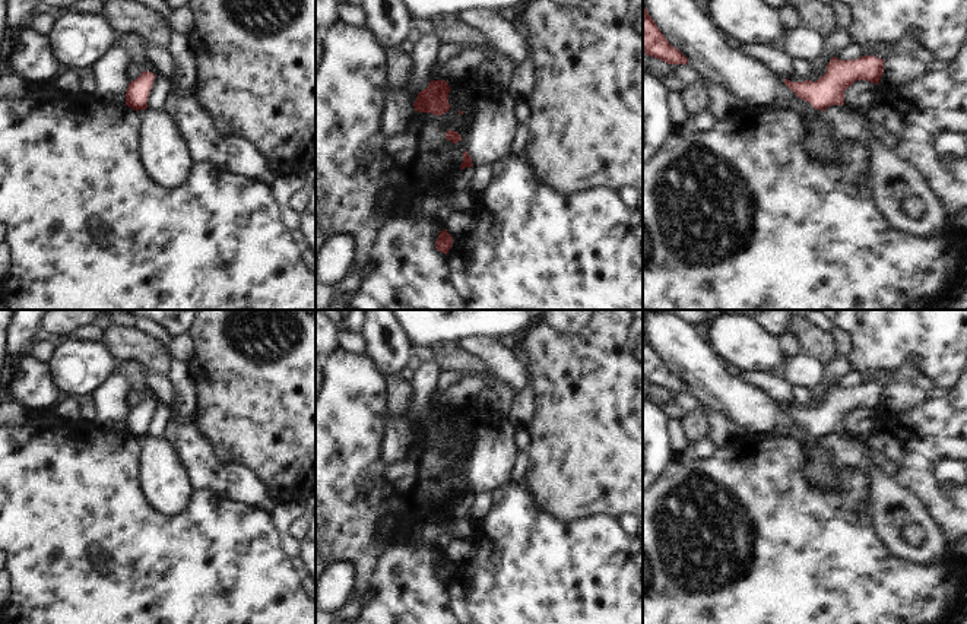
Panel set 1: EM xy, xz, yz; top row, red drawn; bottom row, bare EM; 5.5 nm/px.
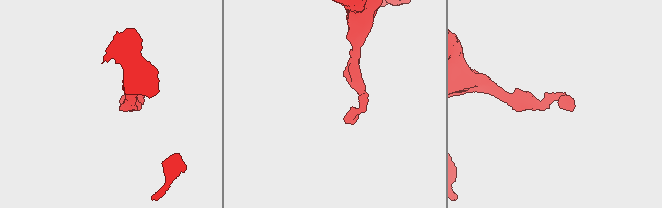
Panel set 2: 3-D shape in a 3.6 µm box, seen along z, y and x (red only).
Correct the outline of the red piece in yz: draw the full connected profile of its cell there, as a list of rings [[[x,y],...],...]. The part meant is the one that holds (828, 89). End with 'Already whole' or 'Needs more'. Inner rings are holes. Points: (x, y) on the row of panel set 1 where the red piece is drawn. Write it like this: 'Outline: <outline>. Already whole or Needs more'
Outline: [[[862,56],[855,60],[838,60],[833,57],[827,72],[817,82],[790,82],[783,79],[798,98],[809,102],[815,110],[825,111],[831,105],[844,104],[844,91],[856,80],[866,80],[875,85],[884,73],[884,58]]]. Already whole.

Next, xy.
Outline: [[[142,72],[139,77],[129,83],[126,92],[126,105],[139,111],[148,108],[148,98],[155,82],[156,75],[150,72]]]. Already whole.

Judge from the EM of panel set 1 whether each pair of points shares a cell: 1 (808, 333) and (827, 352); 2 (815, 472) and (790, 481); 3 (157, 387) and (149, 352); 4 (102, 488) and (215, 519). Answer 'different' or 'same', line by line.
1: same
2: different
3: different
4: same

